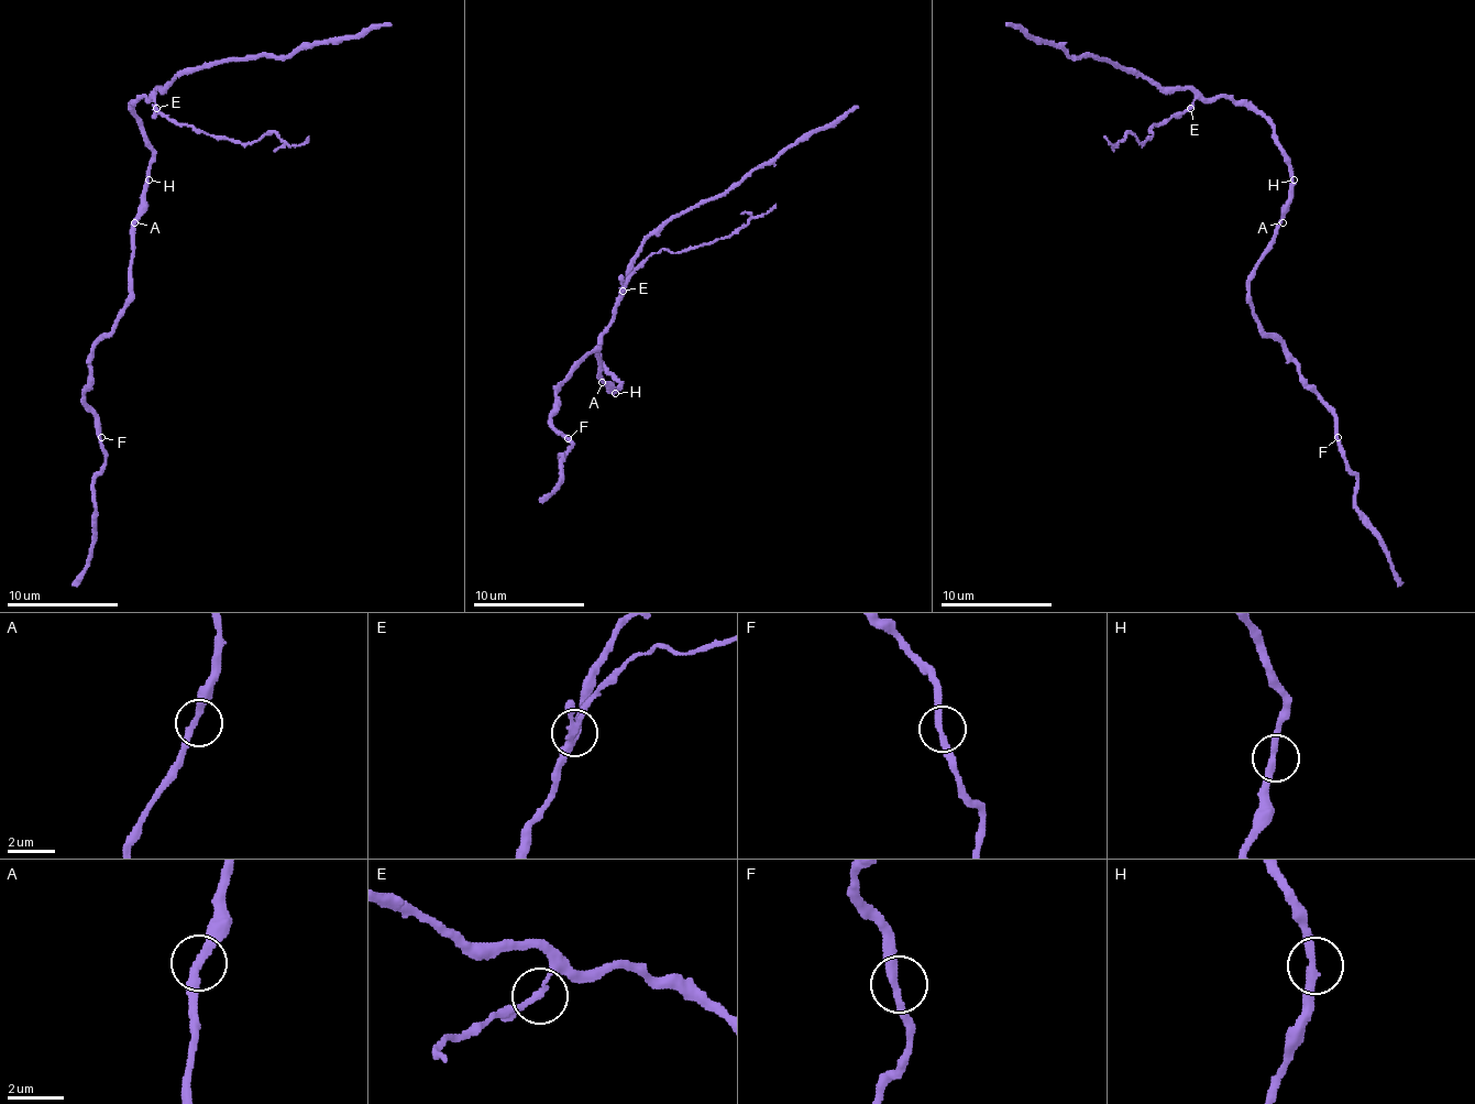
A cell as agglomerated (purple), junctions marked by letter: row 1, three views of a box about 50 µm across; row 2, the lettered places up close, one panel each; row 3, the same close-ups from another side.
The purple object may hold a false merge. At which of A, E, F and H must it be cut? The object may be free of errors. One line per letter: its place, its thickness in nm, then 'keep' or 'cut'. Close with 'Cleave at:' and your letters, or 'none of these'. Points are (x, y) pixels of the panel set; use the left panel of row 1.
A: place (134, 222); calibre 280 nm; keep
E: place (156, 108); calibre 170 nm; cut
F: place (101, 437); calibre 280 nm; keep
H: place (149, 179); calibre 280 nm; keep
Cleave at: E

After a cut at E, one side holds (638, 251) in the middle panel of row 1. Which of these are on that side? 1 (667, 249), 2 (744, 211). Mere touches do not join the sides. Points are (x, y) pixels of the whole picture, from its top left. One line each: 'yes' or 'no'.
1: no
2: no

